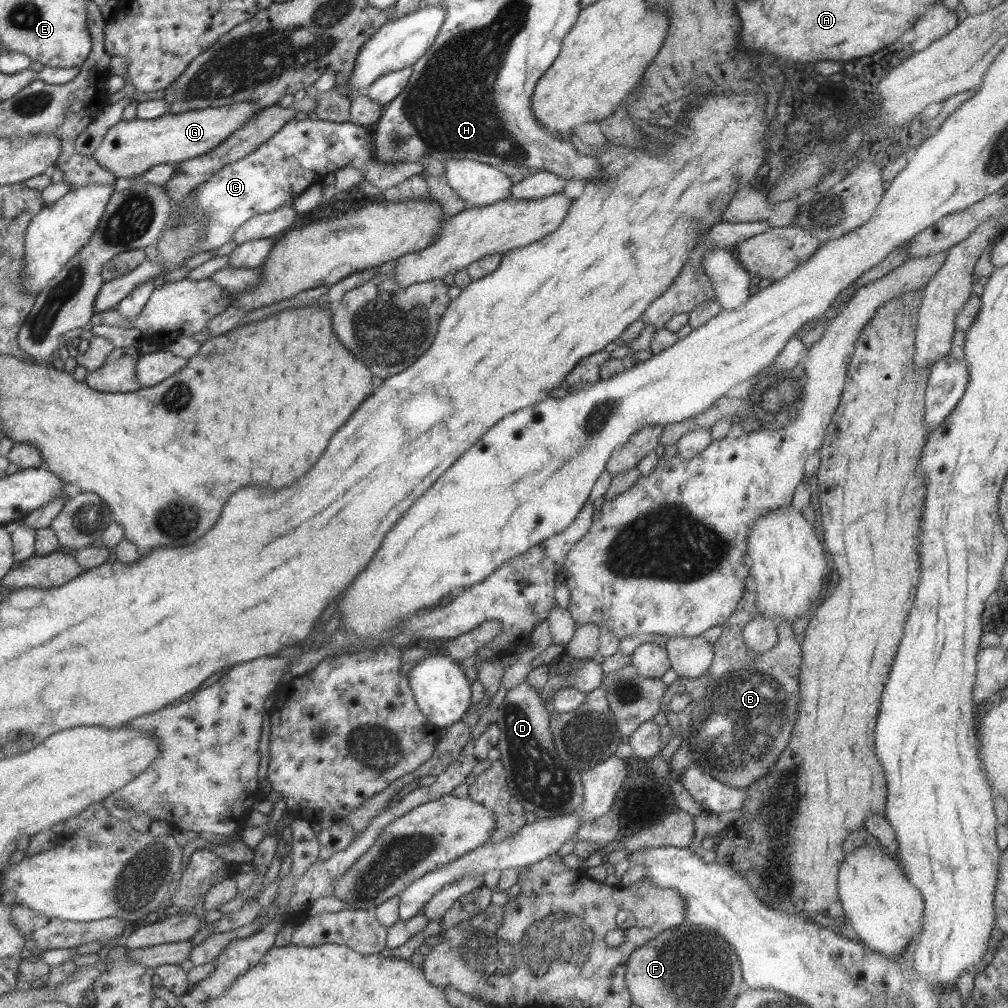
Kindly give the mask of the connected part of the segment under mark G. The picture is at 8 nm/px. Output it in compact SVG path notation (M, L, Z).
M249 99L220 107L191 109L175 114L165 114L151 120L121 119L107 129L99 147L91 155L116 179L135 178L152 166L178 163L210 152L227 136L239 130L260 111Z

